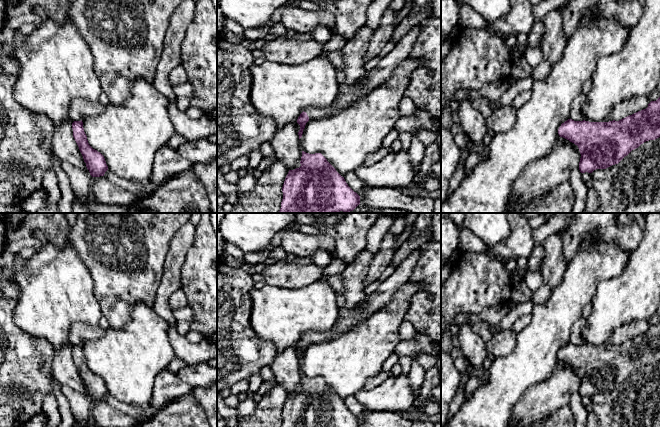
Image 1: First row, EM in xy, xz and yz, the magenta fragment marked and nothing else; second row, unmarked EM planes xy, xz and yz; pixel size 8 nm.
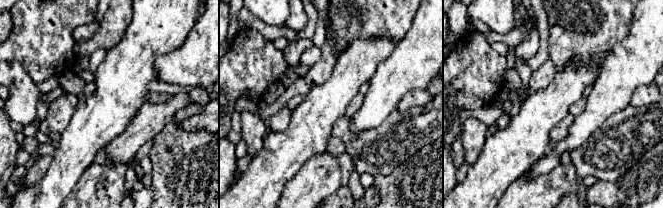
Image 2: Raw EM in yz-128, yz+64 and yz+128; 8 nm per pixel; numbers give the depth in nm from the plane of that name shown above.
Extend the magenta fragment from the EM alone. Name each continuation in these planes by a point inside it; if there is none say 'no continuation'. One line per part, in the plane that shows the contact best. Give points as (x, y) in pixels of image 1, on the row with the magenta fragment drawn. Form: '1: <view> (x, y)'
1: xz (313, 113)

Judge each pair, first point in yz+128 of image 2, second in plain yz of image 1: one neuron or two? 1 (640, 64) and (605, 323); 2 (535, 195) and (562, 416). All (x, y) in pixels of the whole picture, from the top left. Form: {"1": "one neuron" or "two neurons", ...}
{"1": "one neuron", "2": "two neurons"}

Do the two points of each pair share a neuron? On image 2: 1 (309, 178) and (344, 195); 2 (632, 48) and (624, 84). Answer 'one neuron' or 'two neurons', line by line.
1: two neurons
2: one neuron

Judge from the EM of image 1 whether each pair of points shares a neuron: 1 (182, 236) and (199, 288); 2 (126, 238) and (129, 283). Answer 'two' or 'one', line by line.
1: two
2: one

